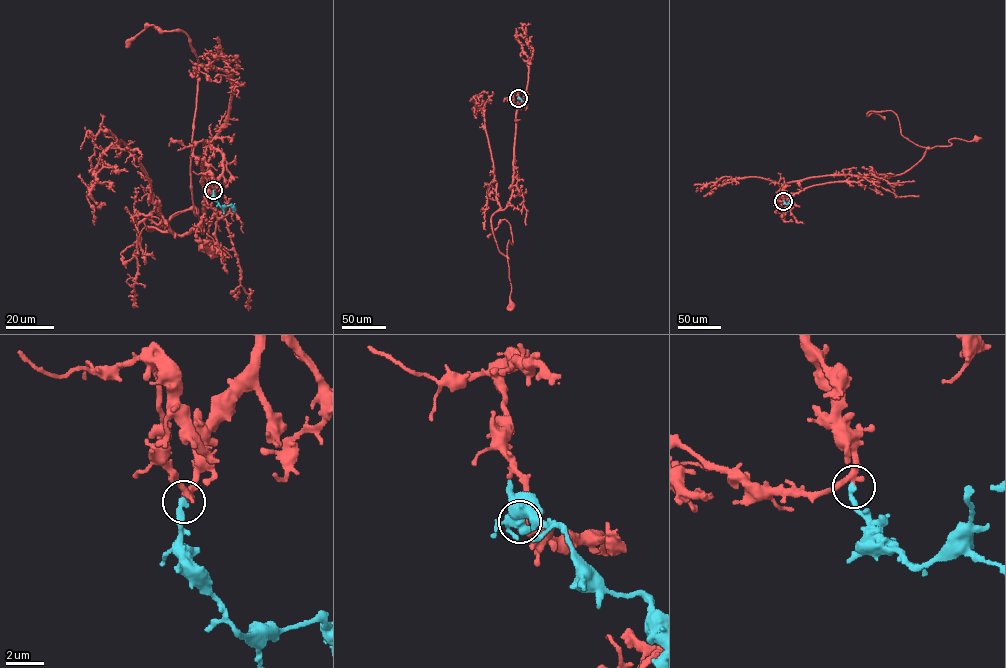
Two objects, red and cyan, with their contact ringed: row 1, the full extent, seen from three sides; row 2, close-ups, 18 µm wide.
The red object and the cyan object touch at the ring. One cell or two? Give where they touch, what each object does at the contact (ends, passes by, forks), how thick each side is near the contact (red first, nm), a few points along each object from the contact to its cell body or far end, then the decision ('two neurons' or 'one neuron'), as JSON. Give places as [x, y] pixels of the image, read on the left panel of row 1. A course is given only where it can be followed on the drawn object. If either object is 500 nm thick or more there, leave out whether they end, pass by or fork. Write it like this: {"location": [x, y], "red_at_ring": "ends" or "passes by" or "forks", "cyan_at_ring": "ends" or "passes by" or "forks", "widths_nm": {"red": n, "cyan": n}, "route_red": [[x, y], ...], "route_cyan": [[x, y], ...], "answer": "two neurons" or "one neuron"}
{"location": [213, 190], "red_at_ring": "passes by", "cyan_at_ring": "ends", "widths_nm": {"red": 280, "cyan": 340}, "route_red": [[213, 190], [223, 154], [205, 142], [202, 226], [148, 227], [192, 209], [211, 253]], "route_cyan": [[213, 190], [214, 198], [220, 206], [231, 205], [234, 211]], "answer": "one neuron"}

